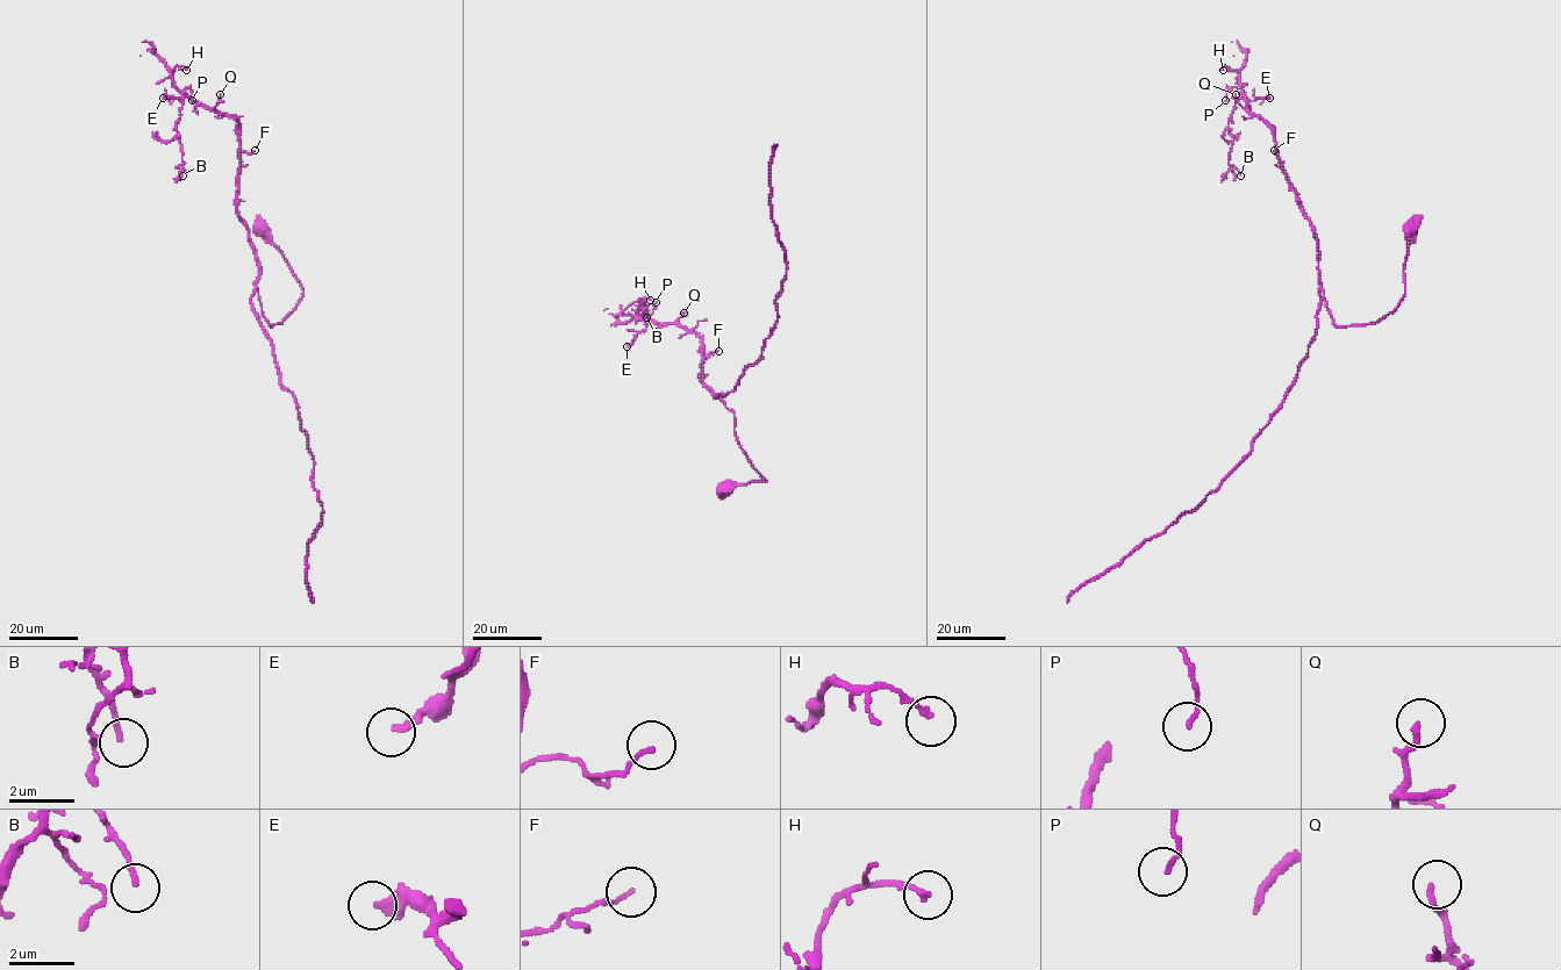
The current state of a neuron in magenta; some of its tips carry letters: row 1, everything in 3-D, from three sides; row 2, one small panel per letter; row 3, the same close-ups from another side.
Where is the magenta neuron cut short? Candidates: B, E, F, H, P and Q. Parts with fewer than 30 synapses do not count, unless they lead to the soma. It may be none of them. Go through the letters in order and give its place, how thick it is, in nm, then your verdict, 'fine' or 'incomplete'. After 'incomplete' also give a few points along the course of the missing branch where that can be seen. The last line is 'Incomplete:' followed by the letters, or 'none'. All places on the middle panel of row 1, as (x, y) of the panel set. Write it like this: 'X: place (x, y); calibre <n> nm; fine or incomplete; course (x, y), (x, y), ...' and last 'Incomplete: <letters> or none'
B: place (646, 317); calibre 130 nm; fine
E: place (627, 346); calibre 280 nm; fine
F: place (718, 351); calibre 110 nm; fine
H: place (650, 300); calibre 140 nm; fine
P: place (656, 302); calibre 110 nm; fine
Q: place (684, 313); calibre 120 nm; fine
Incomplete: none

